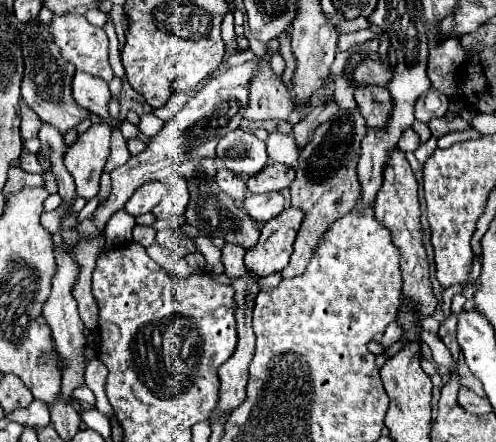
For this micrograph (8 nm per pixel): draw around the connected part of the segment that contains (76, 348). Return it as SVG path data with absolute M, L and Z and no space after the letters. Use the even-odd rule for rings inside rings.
M62 239L62 243L54 245L54 257L56 257L56 273L52 277L50 297L44 303L42 311L44 311L44 319L48 321L48 325L52 329L54 345L56 345L58 353L68 363L68 367L64 369L64 375L62 375L62 391L60 391L60 397L68 399L70 393L72 393L72 389L84 383L84 369L86 369L86 363L84 363L84 357L82 357L82 349L86 345L84 325L82 325L82 321L78 317L78 305L76 305L74 295L72 295L72 289L74 289L76 277L80 275L78 273L80 269L76 269L76 261L72 261L72 247L66 247L66 239Z

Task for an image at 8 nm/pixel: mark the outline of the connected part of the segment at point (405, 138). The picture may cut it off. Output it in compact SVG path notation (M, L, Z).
M408 127L406 133L402 133L398 147L400 147L402 151L414 151L414 149L418 147L418 135L412 131L412 127Z

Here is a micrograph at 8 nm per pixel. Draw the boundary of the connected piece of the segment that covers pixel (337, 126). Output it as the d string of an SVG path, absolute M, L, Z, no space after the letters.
M342 109L326 123L322 123L312 141L300 149L300 157L296 161L296 179L290 185L290 205L304 213L302 227L294 241L294 253L290 263L282 271L282 277L298 277L304 273L324 229L334 225L344 213L350 213L360 197L360 183L356 181L356 163L360 157L360 141L366 135L366 121L358 109Z

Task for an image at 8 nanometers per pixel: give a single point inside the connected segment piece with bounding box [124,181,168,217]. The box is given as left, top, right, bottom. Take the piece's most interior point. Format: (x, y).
(148, 195)

